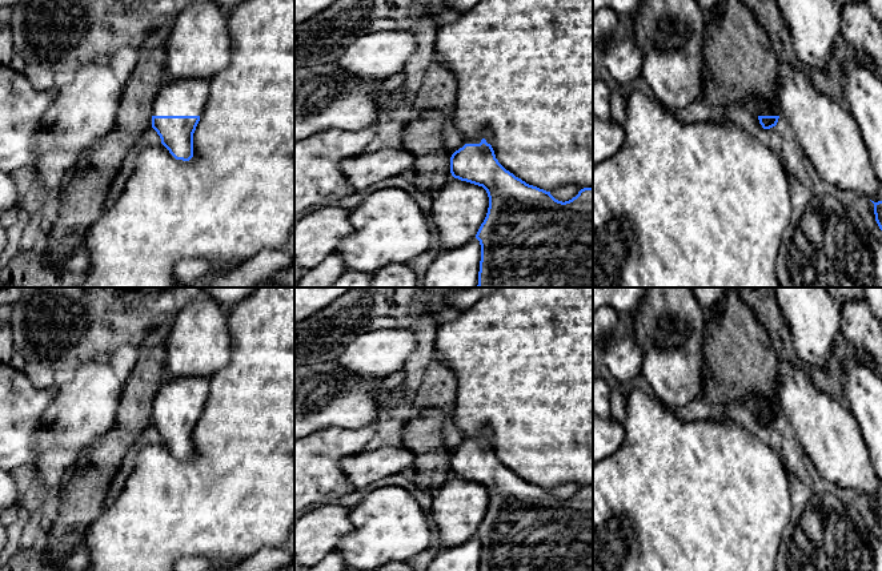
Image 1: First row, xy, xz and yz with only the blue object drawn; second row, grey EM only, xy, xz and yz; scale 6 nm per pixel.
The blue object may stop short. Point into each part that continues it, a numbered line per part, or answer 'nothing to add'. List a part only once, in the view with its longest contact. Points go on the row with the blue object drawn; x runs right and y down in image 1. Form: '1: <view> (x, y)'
1: xy (176, 97)

